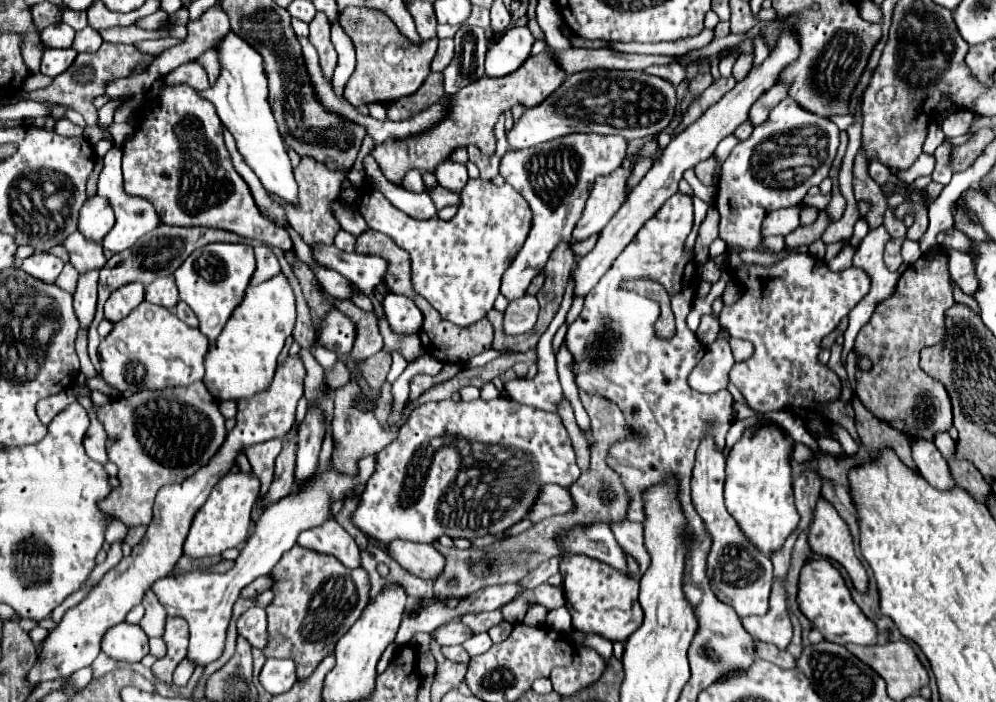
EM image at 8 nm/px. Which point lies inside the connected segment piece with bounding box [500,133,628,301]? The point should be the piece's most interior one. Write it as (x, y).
(555, 178)

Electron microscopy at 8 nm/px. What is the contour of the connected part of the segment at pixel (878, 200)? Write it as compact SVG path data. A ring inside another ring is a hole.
M862 147L858 149L858 155L854 159L854 195L856 195L856 201L866 199L872 203L872 209L866 215L866 221L870 229L878 227L884 221L886 195L880 189L880 185L868 175L868 157L866 153L862 153Z

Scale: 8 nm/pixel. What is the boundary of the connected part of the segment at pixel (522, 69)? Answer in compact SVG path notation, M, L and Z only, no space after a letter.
M546 49L540 55L528 57L514 73L502 77L502 79L490 79L482 77L478 81L472 81L470 85L462 87L454 95L444 95L444 101L448 103L446 115L440 123L428 127L424 133L418 133L416 137L406 137L406 139L390 139L384 141L382 145L374 147L372 157L380 165L382 173L394 183L400 185L400 179L406 175L410 169L420 169L420 171L434 171L434 167L444 161L456 147L460 145L478 145L486 155L494 153L494 135L492 127L498 119L500 113L504 113L508 107L522 103L524 107L534 107L540 101L544 101L558 85L562 85L566 73L558 67L554 61L552 53Z

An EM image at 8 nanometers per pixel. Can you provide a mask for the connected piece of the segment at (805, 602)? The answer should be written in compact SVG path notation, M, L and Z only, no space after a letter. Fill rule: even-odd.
M812 559L802 567L800 573L800 591L798 603L802 613L812 621L814 629L818 629L826 641L838 645L876 645L878 643L878 629L876 625L860 611L860 607L852 601L850 589L844 583L840 571L828 559Z

